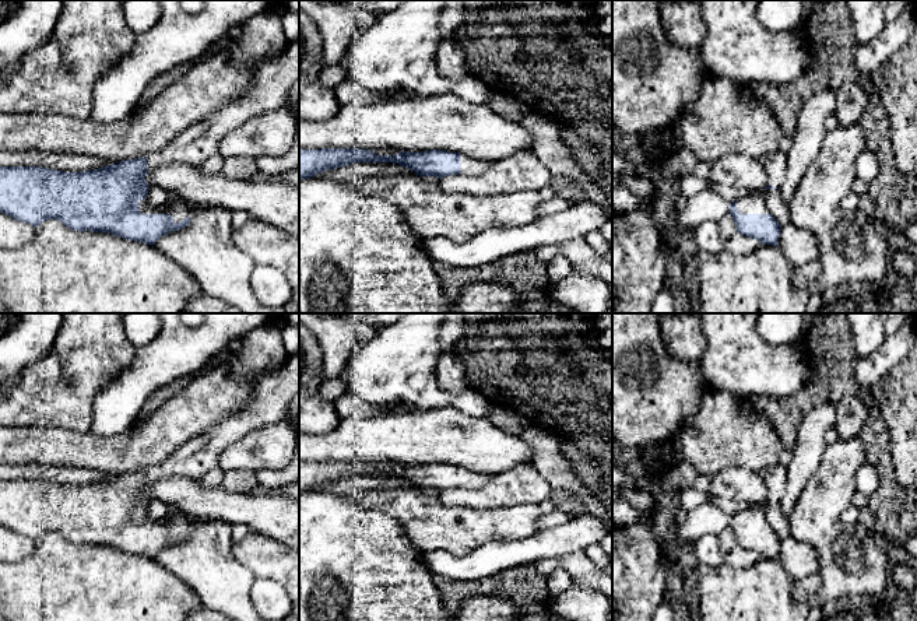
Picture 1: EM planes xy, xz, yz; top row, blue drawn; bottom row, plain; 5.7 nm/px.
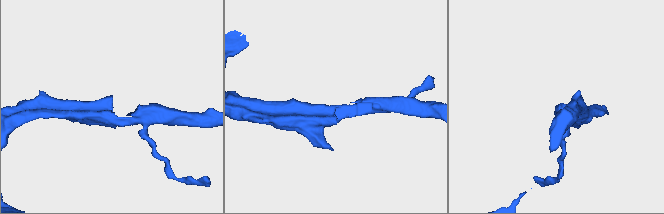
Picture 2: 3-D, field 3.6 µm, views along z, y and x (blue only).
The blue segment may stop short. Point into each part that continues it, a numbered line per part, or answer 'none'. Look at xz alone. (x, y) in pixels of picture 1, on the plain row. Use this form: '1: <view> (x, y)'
1: xz (470, 479)

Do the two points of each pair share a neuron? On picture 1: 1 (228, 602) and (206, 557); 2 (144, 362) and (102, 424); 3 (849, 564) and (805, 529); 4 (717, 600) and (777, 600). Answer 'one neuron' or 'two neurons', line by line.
1: one neuron
2: one neuron
3: one neuron
4: one neuron

